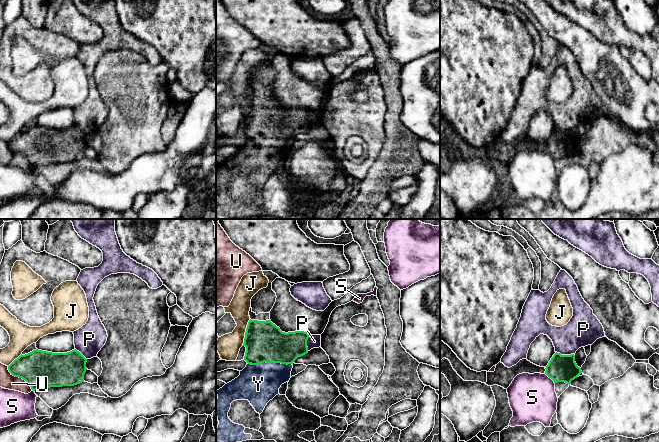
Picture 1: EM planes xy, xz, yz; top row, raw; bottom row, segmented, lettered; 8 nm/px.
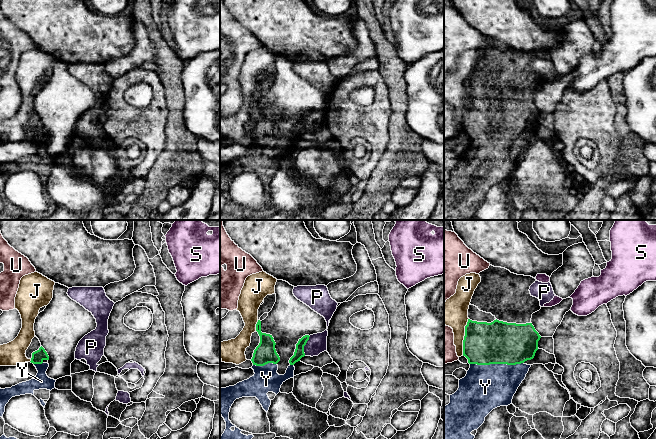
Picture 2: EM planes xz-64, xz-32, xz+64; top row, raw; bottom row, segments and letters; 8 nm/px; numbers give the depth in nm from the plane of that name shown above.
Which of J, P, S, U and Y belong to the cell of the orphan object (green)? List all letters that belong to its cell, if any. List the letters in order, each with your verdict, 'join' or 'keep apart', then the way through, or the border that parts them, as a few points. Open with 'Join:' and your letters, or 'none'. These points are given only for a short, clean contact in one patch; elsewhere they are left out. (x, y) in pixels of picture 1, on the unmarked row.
Join: Y
J: keep apart; border along xz (250, 95), (242, 121)
P: keep apart; border along yz (556, 127), (561, 130), (573, 130)
S: keep apart
U: keep apart; border along xy (7, 142), (7, 145), (13, 151), (21, 153), (32, 165)
Y: join

